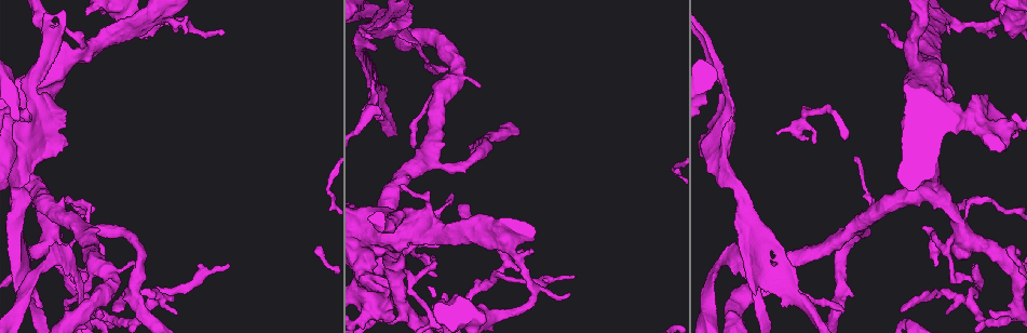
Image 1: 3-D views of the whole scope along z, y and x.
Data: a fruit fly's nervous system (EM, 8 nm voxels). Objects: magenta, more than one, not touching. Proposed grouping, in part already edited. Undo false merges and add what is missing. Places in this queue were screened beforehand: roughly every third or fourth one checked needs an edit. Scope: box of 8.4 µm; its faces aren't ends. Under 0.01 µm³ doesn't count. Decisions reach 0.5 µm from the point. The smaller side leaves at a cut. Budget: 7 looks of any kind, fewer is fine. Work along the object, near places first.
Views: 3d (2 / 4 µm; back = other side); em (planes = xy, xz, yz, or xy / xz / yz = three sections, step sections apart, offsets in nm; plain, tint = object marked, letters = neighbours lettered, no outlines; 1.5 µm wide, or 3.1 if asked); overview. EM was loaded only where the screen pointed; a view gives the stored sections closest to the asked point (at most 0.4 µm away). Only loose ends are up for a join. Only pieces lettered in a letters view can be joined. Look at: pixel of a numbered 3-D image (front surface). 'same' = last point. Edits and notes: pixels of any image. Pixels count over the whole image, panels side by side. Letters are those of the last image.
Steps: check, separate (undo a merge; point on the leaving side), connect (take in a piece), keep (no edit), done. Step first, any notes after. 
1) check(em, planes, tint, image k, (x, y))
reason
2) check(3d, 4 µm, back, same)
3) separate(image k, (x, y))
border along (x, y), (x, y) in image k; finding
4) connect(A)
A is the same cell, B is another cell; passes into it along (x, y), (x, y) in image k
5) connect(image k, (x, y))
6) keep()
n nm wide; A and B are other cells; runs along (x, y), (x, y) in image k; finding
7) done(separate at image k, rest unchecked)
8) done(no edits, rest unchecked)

check(em, planes, letters, image 1, (56, 245))
branch stops here

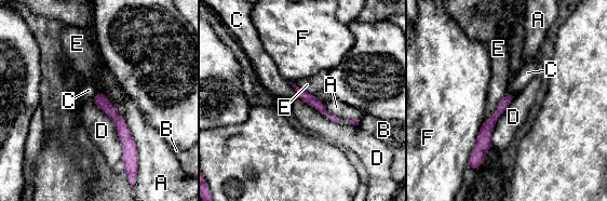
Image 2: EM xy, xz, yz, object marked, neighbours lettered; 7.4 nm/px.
keep()
A, B, C, D, E and F are other cells; border along (92, 99), (115, 125), (121, 159) in image 2; no lettered piece goes on from it

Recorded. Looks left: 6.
check(em, yz, step 8, letters, image 1, (383, 30))
three-way junction

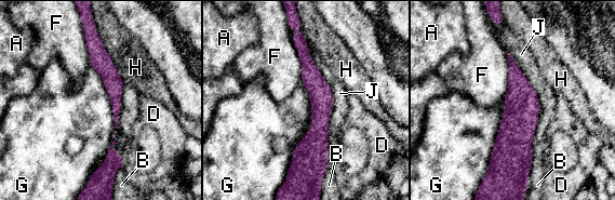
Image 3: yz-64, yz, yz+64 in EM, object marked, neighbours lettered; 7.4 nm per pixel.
keep()
A, B, D, F, G, H and J are other cells; runs along (302, 40), (319, 131), (293, 167) in image 3; all the same cell

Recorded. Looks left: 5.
check(em, planes, letters, image 1, (801, 115))
abrupt turn

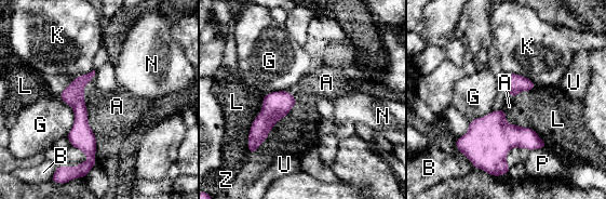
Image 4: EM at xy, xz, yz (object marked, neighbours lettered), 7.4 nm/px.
keep()
110 nm wide; A, B, G, K, L, N, P, U and Z are other cells; border along (57, 95), (73, 113), (67, 135) in image 4; one cell here

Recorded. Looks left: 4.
done(no edits, rest unchecked)

